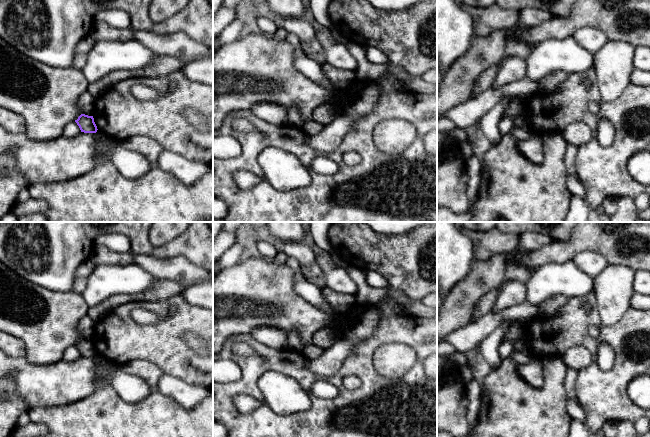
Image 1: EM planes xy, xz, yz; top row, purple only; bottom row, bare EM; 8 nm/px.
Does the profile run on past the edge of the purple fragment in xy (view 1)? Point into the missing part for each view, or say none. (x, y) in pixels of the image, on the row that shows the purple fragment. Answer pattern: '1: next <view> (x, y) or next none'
1: next none

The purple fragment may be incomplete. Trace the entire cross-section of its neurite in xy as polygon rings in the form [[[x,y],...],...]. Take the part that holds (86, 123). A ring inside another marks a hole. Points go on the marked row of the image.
[[[81,114],[77,120],[75,120],[77,125],[79,126],[81,132],[84,133],[96,133],[97,126],[94,122],[93,116],[88,116],[85,114]]]

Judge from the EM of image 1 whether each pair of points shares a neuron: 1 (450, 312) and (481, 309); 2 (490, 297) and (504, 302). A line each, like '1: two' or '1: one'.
1: two
2: two

